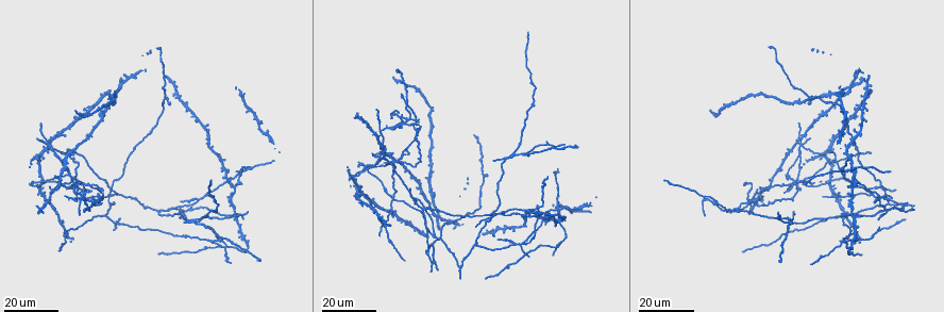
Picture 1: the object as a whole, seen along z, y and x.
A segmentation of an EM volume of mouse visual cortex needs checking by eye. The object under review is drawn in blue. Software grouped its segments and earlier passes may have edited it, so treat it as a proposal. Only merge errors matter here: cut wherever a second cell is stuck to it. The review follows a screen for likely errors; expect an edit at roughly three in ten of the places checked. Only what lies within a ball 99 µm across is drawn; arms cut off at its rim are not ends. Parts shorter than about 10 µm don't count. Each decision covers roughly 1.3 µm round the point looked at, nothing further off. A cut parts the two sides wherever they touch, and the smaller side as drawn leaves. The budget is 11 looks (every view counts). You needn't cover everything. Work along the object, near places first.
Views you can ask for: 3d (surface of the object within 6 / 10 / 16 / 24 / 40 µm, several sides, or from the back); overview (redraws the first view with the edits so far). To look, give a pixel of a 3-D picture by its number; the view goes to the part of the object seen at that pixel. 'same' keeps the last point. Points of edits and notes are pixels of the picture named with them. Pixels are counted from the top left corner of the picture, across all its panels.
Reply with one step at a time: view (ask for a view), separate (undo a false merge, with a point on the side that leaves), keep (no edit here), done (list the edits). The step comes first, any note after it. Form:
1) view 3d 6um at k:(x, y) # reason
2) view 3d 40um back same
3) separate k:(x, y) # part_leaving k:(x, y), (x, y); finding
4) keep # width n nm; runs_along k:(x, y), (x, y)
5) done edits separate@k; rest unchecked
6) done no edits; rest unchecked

view 3d 24um at 1:(435, 237) # three-way junction

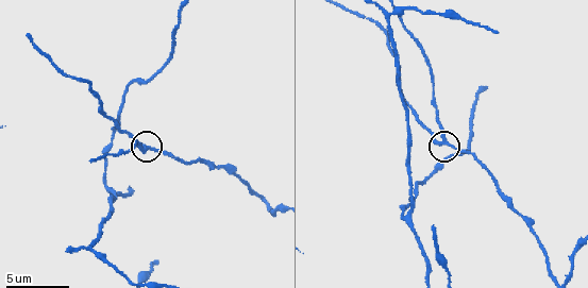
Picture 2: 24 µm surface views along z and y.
view 3d 6um at 2:(444, 137)

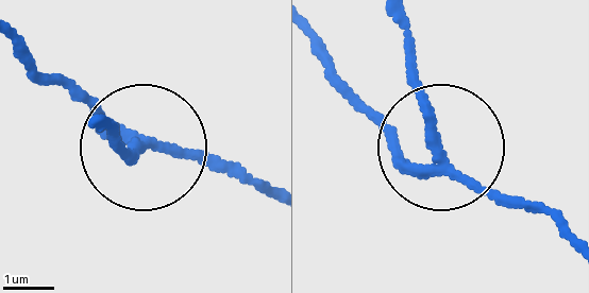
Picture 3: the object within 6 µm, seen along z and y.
separate 3:(122, 151) # width 220 nm; part_leaving 3:(442, 158), (404, 23); a second cell is stuck on

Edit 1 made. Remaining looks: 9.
view 3d 16um at 2:(89, 250) # three-way junction

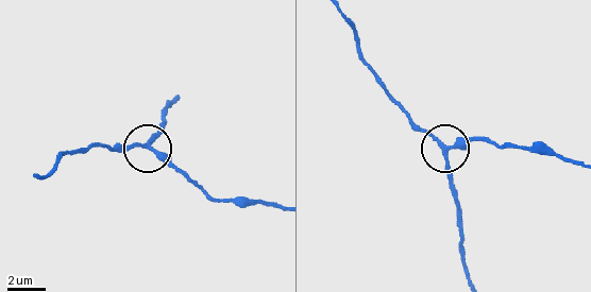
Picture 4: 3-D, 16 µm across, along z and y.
keep # width 170 nm; runs_along 4:(574, 162), (479, 139), (465, 139), (445, 149), (409, 121); all the same cell

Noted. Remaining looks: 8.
view 3d 16um at 1:(52, 144) # four or more arms meet

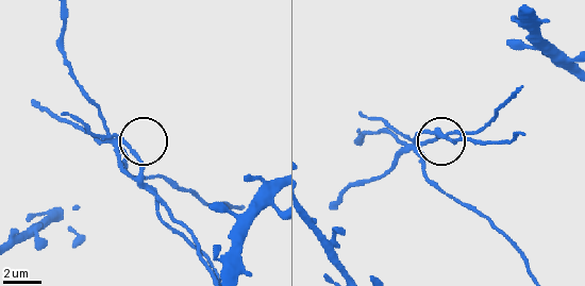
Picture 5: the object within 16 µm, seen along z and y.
view 3d 10um at 5:(125, 141) # closer look

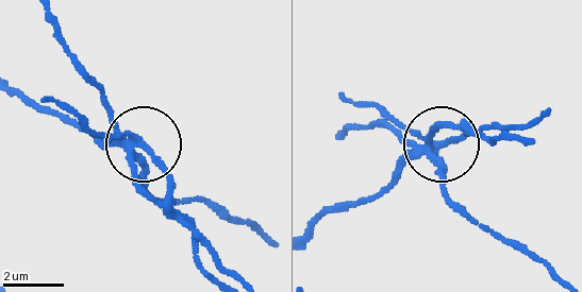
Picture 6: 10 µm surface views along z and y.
separate 6:(95, 134) # part_leaving 6:(121, 147), (145, 189), (226, 273); a second cell is stuck on

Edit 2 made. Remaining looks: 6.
view 3d 24um at 1:(557, 209) # four or more arms meet

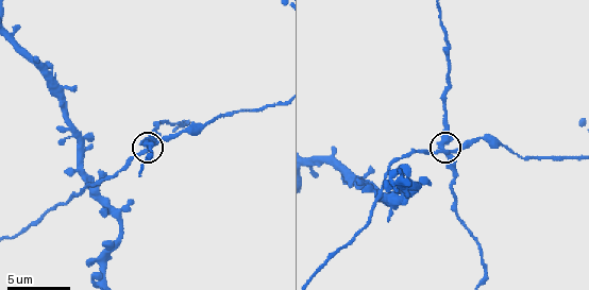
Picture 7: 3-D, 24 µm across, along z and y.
view 3d 10um at 7:(444, 148)

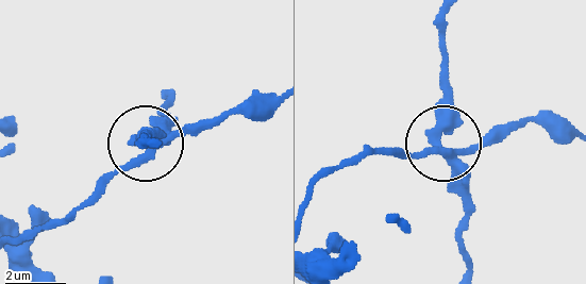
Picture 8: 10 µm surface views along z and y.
separate 8:(165, 124) # arms 4; a second cell is stuck on

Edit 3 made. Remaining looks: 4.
view 3d 16um at 7:(381, 192)

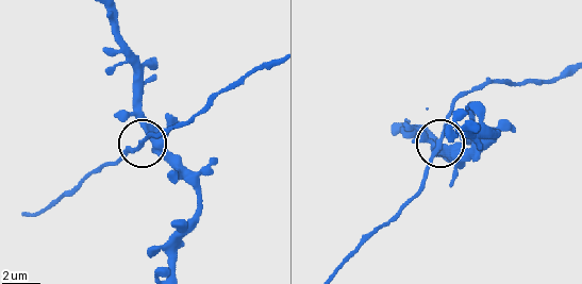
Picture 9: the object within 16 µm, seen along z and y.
view 3d 16um back at 9:(142, 143) # from behind

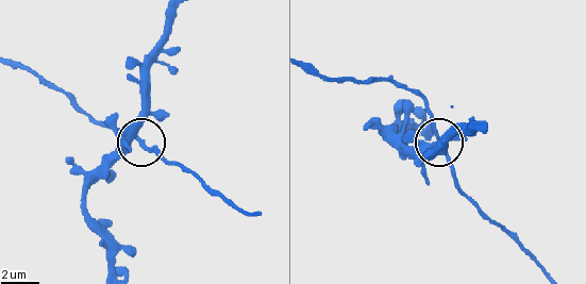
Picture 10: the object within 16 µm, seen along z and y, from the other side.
keep # runs_along 10:(546, 272), (459, 186), (427, 97); continuous, no second cell

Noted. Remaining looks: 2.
done edits separate@3, separate@6, separate@8; rest unchecked

